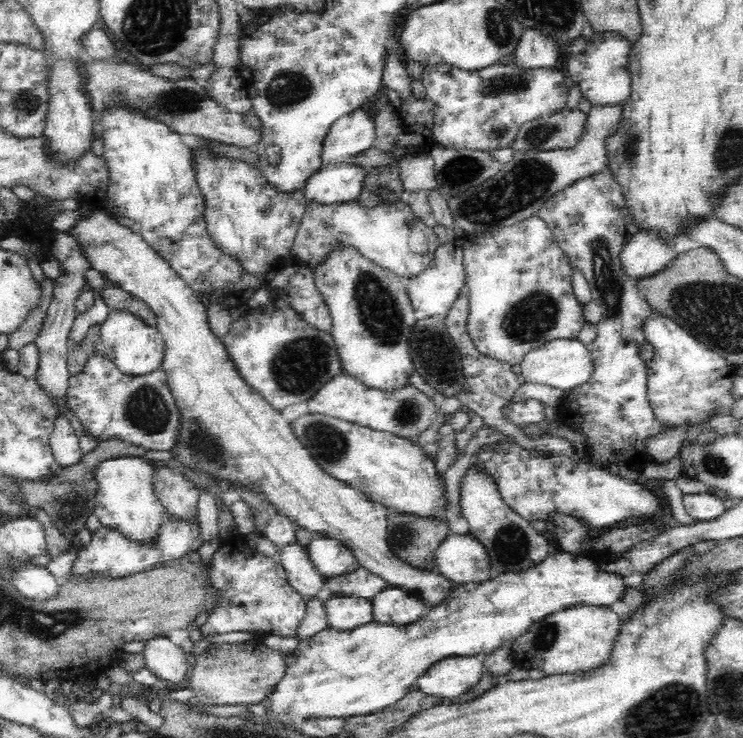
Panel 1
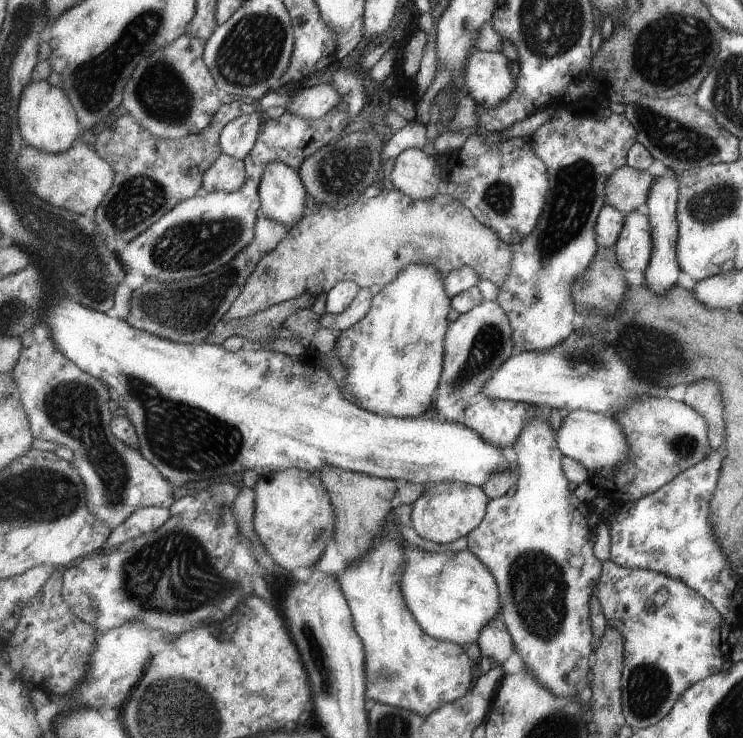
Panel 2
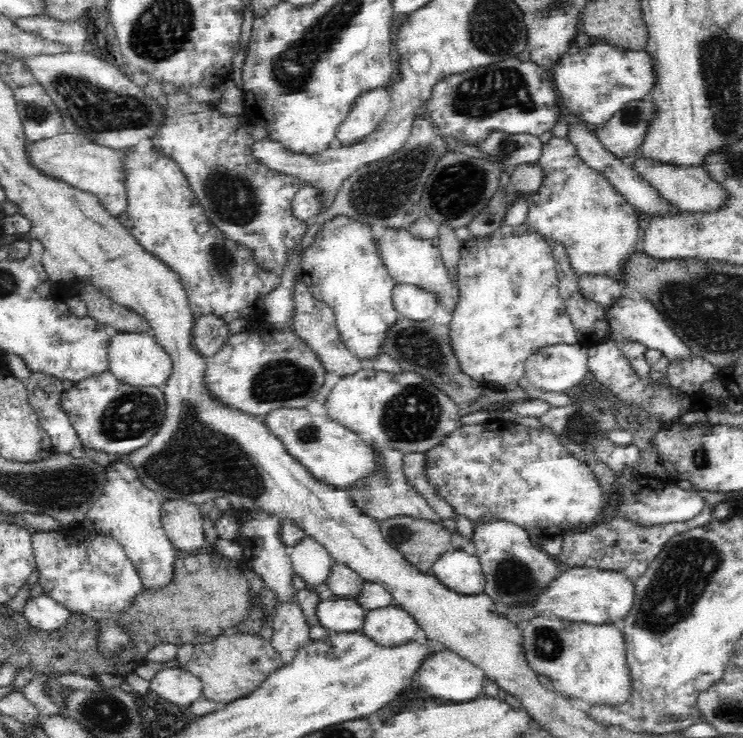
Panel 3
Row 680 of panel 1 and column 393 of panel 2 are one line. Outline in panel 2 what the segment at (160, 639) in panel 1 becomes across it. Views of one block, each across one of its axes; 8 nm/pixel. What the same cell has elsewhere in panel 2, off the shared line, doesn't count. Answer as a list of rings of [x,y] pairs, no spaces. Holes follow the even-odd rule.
[[[407,148],[395,158],[390,181],[395,189],[411,198],[433,200],[444,192],[443,171],[446,172],[439,158],[417,148]]]

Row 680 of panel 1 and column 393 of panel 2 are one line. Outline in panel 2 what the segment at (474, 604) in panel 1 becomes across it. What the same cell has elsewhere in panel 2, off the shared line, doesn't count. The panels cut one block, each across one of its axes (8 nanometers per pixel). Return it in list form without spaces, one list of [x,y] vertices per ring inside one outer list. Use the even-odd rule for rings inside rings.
[[[411,264],[409,268],[401,272],[401,276],[397,276],[397,280],[393,280],[391,284],[387,284],[382,287],[380,293],[375,295],[373,298],[371,311],[365,318],[351,326],[349,330],[345,330],[341,335],[337,336],[336,343],[332,350],[337,356],[341,356],[343,364],[347,366],[347,378],[345,378],[345,386],[343,386],[344,394],[350,395],[352,401],[361,406],[363,410],[369,410],[377,416],[384,417],[417,417],[419,414],[429,410],[433,401],[435,402],[435,397],[437,390],[442,380],[442,374],[444,373],[444,357],[445,357],[445,336],[448,334],[448,329],[450,326],[447,316],[451,312],[452,308],[452,298],[449,298],[447,290],[445,290],[445,275],[441,274],[435,266],[425,266],[425,264]]]

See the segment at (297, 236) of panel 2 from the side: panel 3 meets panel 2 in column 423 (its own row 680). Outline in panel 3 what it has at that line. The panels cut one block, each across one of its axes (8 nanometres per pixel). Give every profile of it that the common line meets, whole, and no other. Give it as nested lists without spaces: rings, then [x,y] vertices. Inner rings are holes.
[[[234,632],[232,635],[222,634],[206,642],[198,642],[194,646],[192,658],[186,667],[187,672],[199,678],[202,695],[207,700],[226,705],[250,695],[262,685],[273,671],[285,664],[281,653],[260,634]]]

